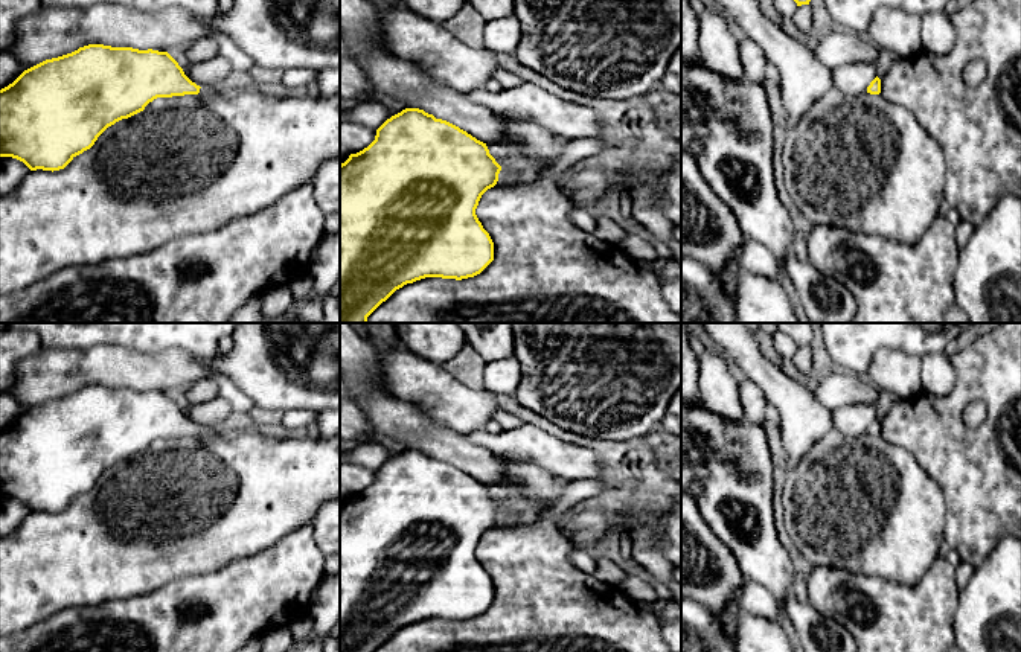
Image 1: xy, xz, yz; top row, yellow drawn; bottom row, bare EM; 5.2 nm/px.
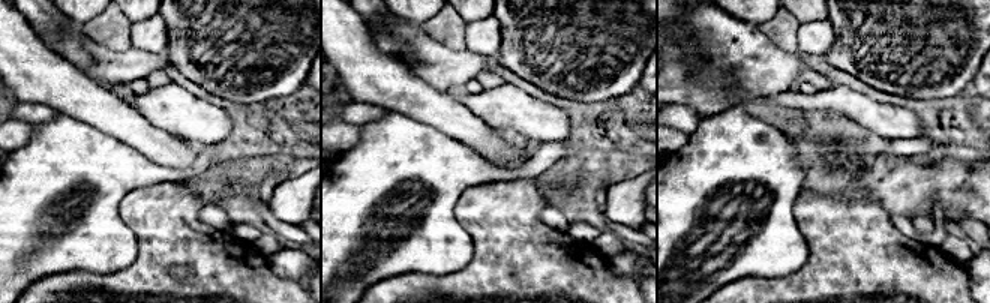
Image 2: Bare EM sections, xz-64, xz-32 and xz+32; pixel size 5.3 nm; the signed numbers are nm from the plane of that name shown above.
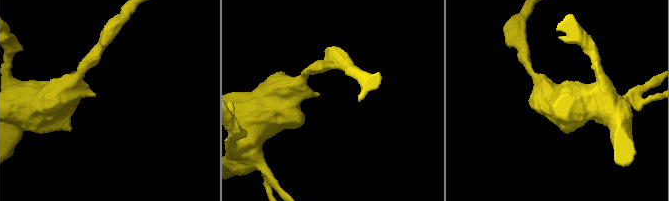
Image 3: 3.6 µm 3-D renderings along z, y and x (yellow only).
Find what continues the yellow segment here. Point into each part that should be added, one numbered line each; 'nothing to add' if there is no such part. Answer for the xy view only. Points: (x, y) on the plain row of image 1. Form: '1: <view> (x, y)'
1: xy (208, 433)

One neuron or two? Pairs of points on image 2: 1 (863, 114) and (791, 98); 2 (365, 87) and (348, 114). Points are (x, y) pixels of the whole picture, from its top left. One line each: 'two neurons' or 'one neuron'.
1: one neuron
2: two neurons

